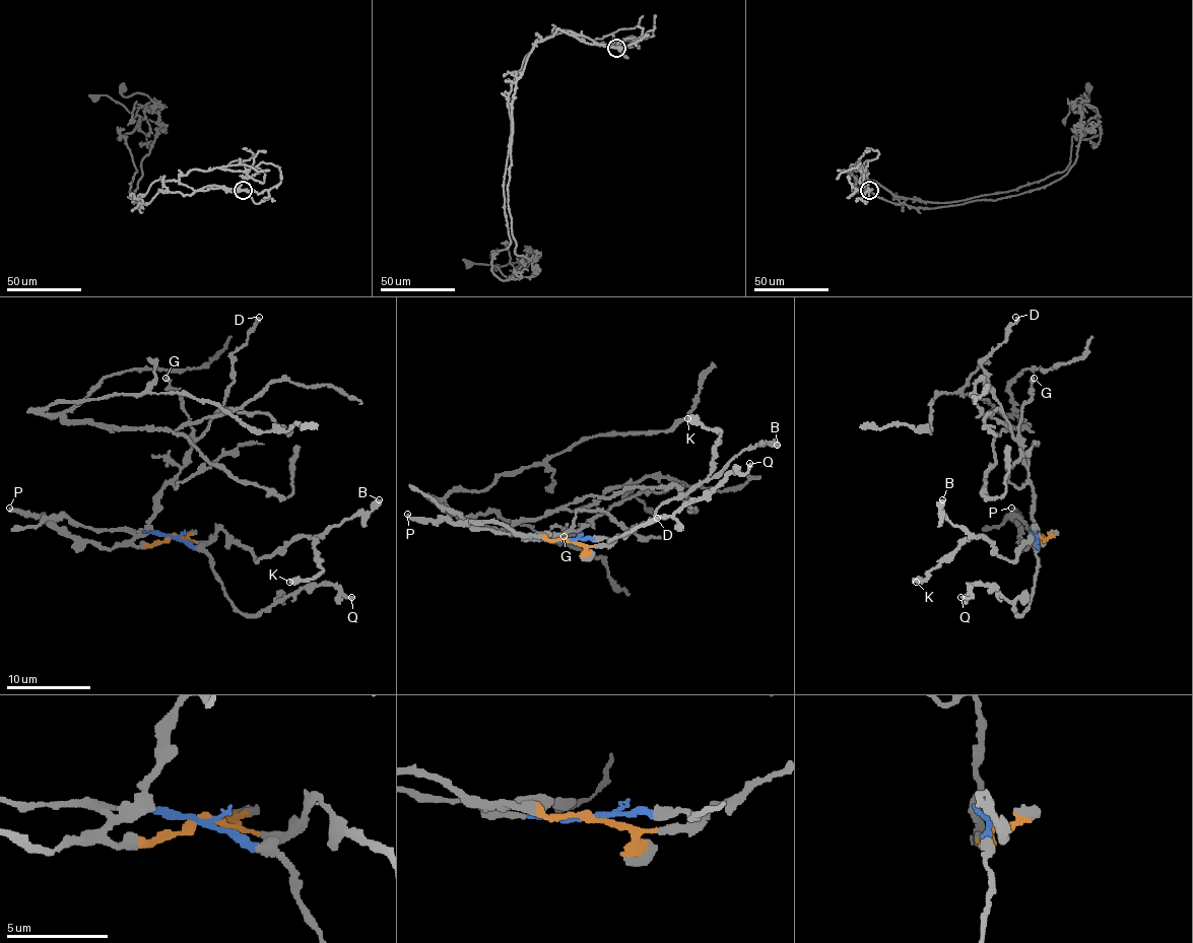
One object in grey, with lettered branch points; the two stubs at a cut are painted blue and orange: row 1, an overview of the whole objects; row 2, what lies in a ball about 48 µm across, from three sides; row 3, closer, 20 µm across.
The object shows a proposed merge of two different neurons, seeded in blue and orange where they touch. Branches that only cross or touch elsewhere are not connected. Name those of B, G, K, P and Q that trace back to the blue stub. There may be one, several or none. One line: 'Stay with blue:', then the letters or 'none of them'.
Stay with blue: Q

